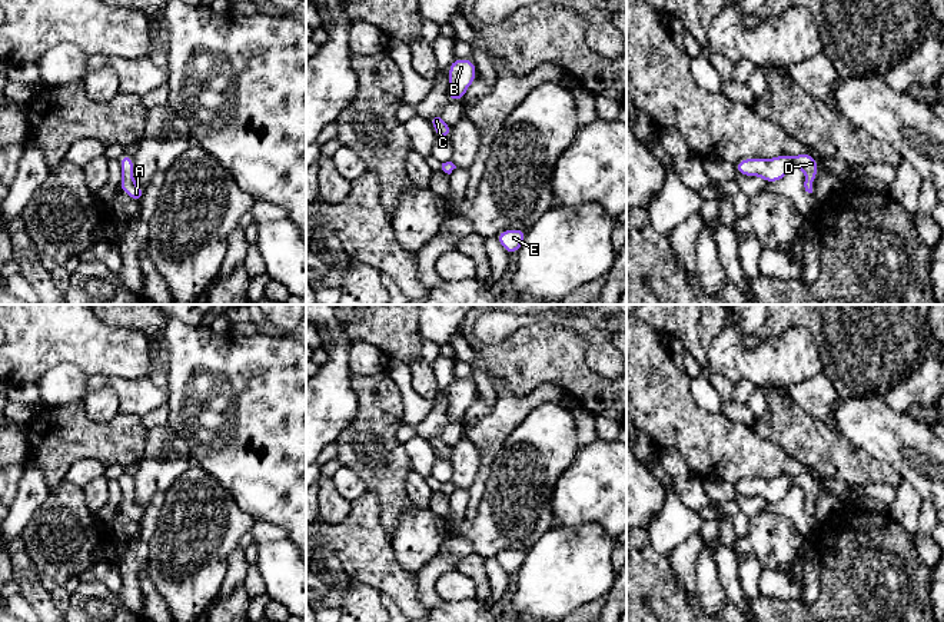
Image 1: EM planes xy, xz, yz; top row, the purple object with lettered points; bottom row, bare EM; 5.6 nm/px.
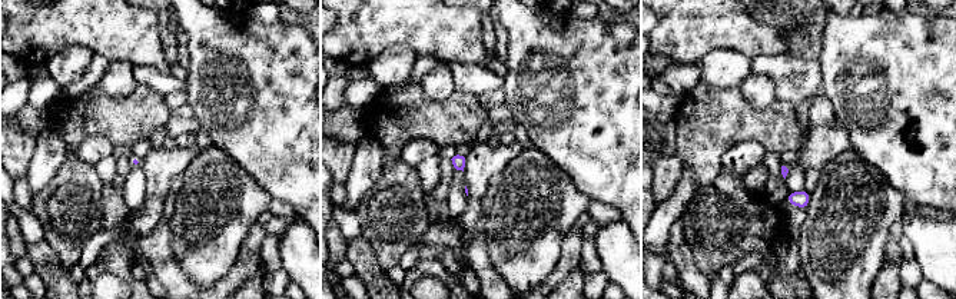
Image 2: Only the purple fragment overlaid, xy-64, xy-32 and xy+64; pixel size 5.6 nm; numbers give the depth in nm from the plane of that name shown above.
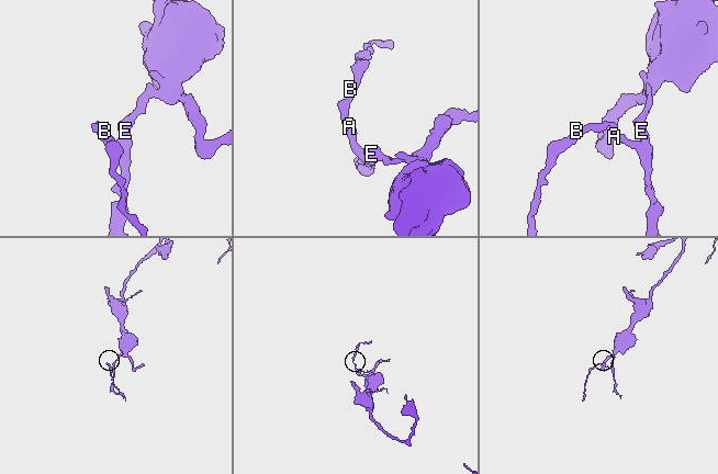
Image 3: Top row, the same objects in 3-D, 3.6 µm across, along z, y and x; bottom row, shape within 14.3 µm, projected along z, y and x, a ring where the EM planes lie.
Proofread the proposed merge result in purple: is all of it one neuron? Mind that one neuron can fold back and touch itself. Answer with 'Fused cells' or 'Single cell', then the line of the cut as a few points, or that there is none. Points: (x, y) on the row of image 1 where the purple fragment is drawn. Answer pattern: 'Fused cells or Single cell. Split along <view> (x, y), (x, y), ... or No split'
Single cell. No split

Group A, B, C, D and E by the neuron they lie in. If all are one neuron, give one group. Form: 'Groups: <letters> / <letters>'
Groups: A B C D E

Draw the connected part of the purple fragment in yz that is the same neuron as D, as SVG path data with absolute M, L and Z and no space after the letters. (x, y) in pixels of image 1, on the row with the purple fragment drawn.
M810 153L797 156L780 154L774 159L741 159L735 163L737 173L741 176L759 176L767 183L784 179L792 167L801 167L805 174L805 192L812 193L812 183L818 174L818 163Z

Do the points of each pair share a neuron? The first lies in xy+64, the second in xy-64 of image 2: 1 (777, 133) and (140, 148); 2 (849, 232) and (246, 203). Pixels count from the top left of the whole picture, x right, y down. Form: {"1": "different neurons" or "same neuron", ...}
{"1": "different neurons", "2": "same neuron"}

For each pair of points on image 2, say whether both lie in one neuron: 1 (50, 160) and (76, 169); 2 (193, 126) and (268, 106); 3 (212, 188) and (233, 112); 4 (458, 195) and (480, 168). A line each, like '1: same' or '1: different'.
1: different
2: different
3: different
4: different

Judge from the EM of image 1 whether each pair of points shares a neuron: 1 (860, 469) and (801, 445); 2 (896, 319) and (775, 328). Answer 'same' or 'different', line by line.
1: same
2: same

